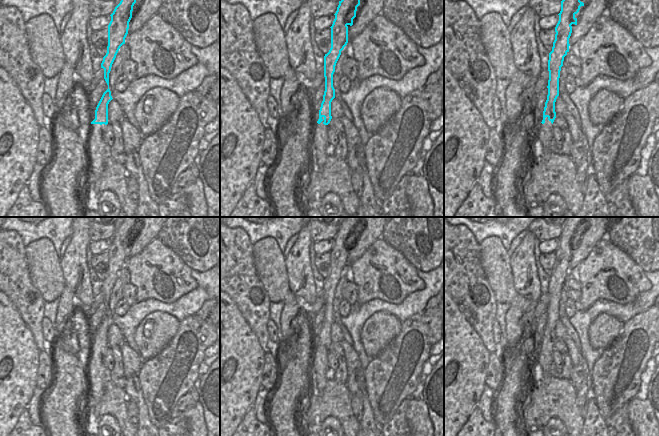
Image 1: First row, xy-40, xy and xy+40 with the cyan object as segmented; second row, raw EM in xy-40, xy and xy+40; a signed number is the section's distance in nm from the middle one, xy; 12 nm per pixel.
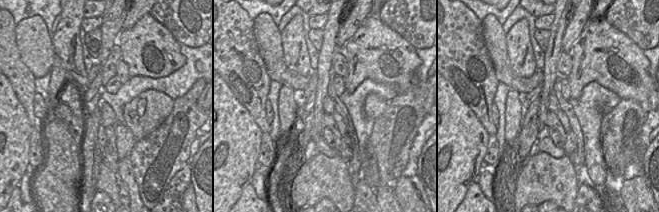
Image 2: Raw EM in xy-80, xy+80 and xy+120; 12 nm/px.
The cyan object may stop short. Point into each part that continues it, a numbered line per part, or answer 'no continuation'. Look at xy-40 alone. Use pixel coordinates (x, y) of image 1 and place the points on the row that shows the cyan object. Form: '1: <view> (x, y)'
1: xy-40 (96, 144)

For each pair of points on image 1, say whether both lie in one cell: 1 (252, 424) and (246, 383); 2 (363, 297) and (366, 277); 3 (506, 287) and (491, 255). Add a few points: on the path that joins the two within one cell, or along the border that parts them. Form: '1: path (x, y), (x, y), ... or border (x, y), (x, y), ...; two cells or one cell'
1: border (252, 406), (238, 425); two cells
2: path (367, 292), (369, 282); one cell
3: path (500, 279), (495, 263); one cell

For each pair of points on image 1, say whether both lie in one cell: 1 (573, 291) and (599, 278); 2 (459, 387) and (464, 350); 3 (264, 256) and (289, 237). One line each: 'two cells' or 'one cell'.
1: two cells
2: one cell
3: two cells

